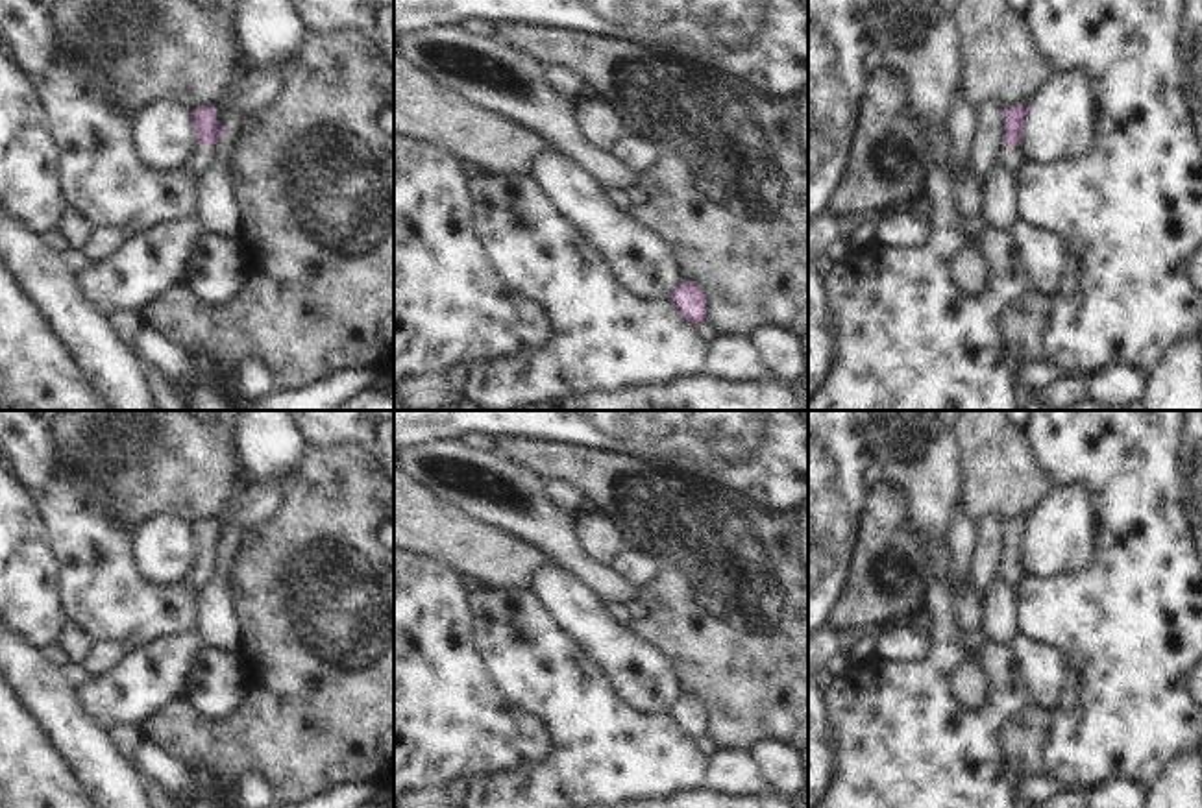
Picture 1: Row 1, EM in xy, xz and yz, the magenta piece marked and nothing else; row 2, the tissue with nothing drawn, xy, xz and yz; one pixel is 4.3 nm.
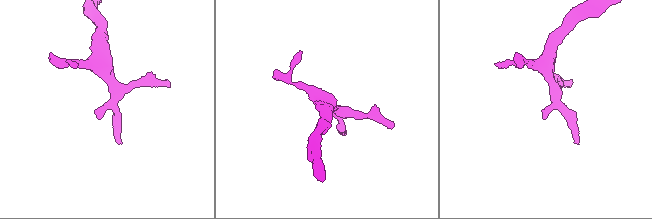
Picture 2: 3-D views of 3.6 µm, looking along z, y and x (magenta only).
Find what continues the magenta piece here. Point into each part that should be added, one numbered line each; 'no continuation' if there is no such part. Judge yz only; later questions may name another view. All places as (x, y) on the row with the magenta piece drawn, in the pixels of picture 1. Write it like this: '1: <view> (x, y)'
1: yz (1014, 158)

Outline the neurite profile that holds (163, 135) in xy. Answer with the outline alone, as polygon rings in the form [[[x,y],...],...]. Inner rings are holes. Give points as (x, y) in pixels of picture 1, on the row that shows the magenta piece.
[[[174,102],[141,109],[131,128],[133,150],[141,165],[155,174],[179,170],[198,142],[189,109]]]

